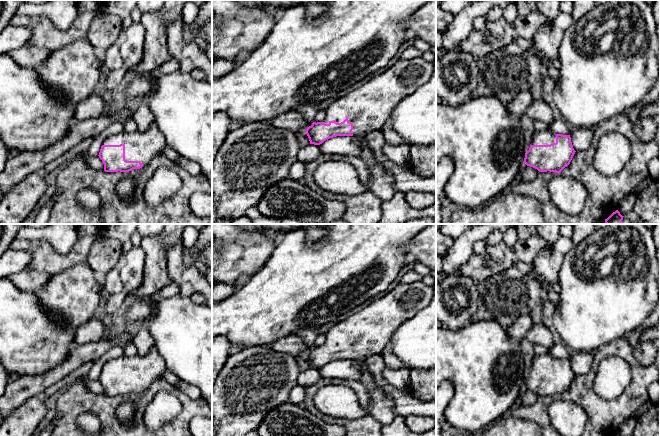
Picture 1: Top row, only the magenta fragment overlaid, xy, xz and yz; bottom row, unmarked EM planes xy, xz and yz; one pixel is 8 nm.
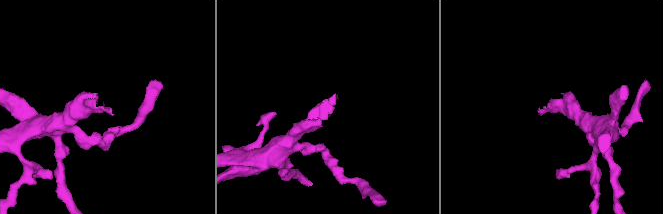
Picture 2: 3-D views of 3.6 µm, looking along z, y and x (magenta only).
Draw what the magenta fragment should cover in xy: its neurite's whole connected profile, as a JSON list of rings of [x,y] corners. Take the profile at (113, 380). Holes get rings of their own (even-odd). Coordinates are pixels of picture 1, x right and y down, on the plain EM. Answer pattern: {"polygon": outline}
{"polygon": [[[155,346],[146,355],[122,356],[104,363],[99,382],[105,396],[129,396],[140,393],[163,377],[167,369]]]}

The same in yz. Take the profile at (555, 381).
{"polygon": [[[549,354],[535,355],[524,388],[539,396],[560,397],[570,388],[575,376],[570,359],[554,358]]]}

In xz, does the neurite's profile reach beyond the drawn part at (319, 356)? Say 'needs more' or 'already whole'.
needs more

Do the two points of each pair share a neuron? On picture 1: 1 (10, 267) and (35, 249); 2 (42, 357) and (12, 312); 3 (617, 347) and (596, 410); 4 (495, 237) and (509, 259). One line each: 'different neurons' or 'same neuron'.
1: different neurons
2: same neuron
3: same neuron
4: different neurons

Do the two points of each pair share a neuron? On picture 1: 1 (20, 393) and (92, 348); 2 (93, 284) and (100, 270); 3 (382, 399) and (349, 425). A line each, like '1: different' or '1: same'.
1: same
2: different
3: different

